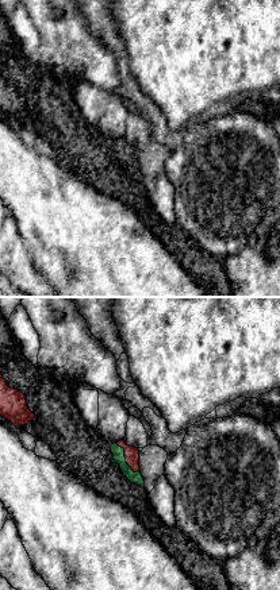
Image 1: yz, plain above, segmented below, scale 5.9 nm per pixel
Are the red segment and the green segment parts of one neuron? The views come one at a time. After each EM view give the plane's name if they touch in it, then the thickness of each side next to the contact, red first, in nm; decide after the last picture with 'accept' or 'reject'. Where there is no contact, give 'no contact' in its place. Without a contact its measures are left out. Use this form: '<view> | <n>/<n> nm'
yz | 90/70 nm

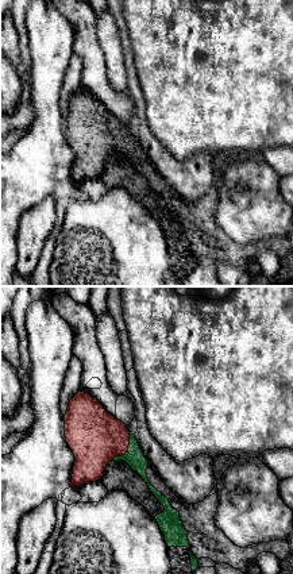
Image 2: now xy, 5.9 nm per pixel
xy | 320/110 nm

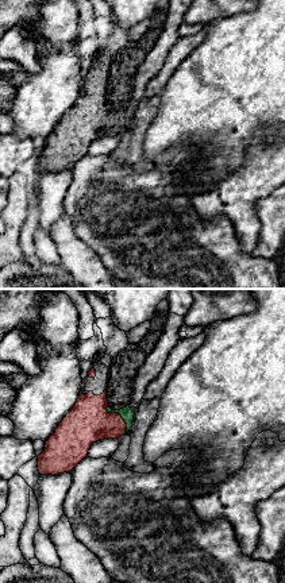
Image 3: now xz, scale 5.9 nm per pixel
xz | 260/70 nm

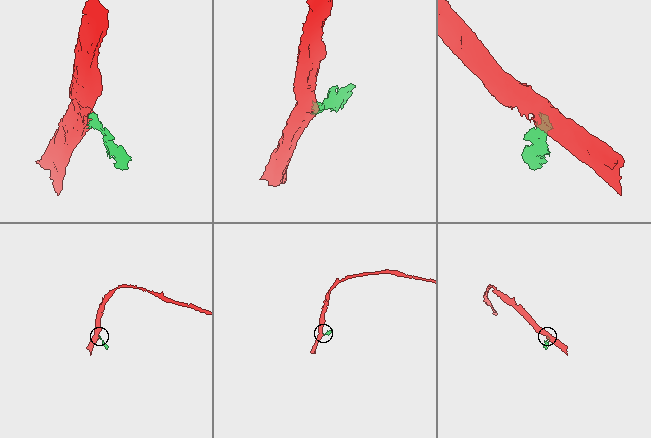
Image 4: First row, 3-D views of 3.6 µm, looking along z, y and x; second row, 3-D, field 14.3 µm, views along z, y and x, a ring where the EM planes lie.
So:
reject

